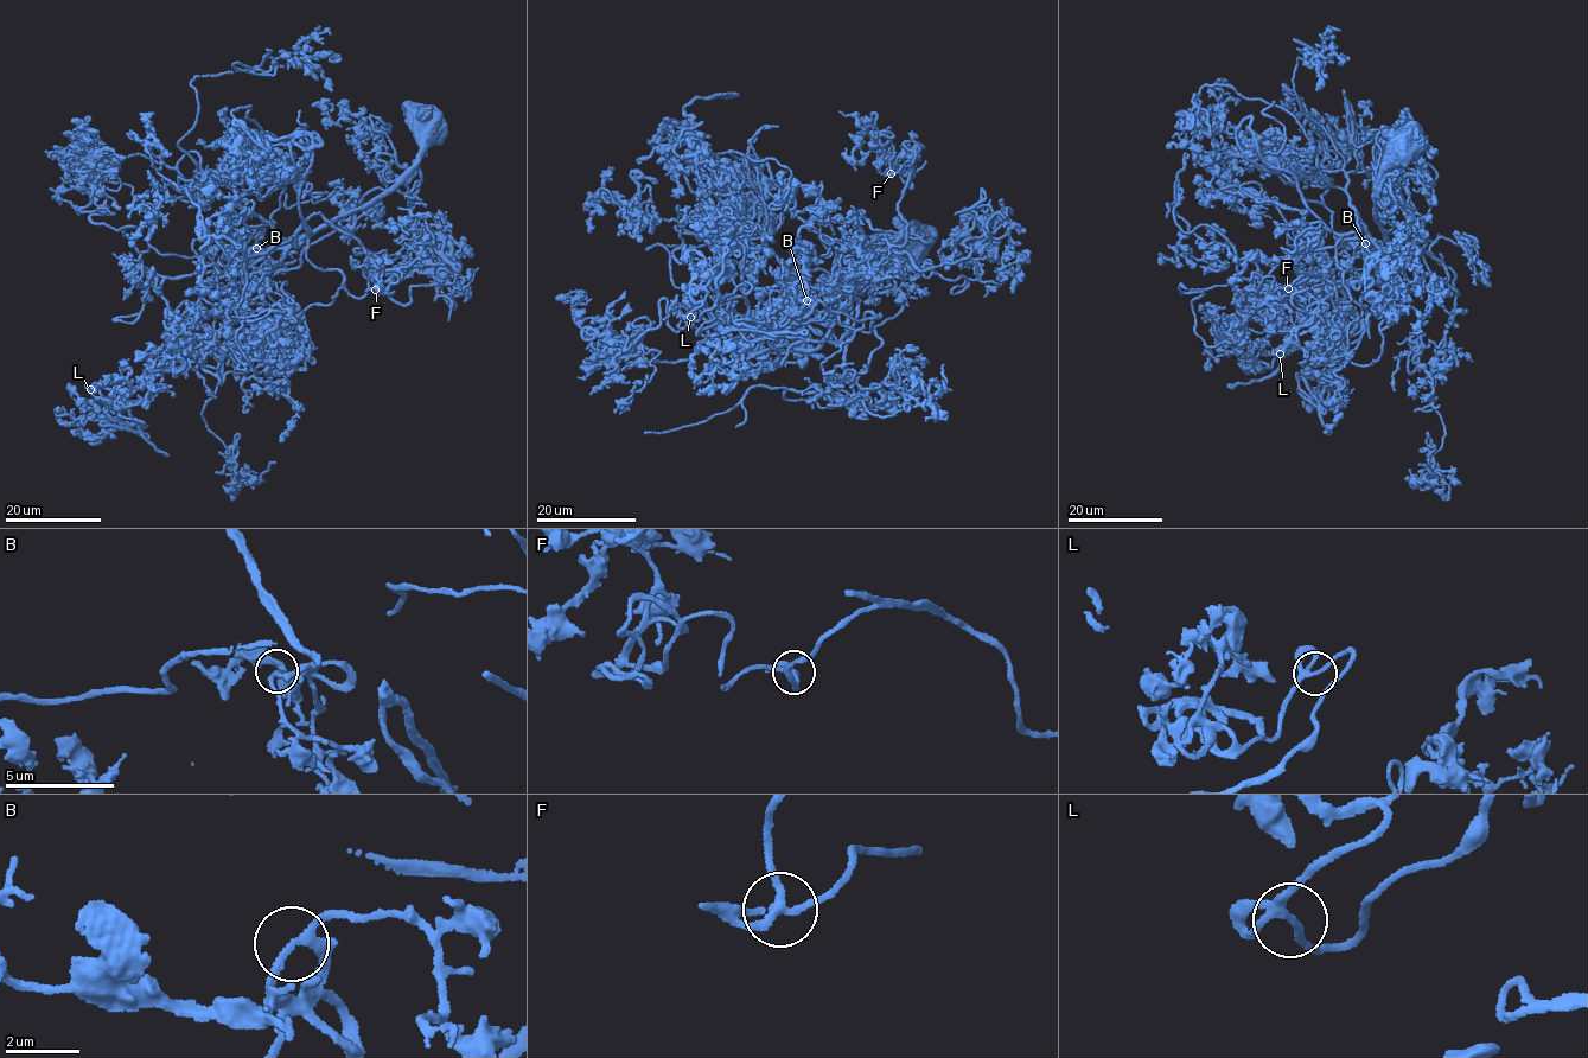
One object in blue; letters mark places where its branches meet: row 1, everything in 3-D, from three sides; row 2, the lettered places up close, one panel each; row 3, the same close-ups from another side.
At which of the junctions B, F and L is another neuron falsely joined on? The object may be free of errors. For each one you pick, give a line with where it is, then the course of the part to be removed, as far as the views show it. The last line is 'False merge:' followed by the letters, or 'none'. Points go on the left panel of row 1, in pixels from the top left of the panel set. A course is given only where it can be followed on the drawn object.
False merge: none

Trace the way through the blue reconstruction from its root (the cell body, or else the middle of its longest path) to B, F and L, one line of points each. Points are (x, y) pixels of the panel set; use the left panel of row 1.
B: (425, 127), (431, 125), (416, 160), (378, 196), (240, 272), (215, 267), (237, 267), (236, 259), (256, 248)
F: (425, 127), (397, 183), (295, 236), (306, 223), (305, 256), (355, 298), (371, 274), (401, 273), (376, 290)
L: (425, 127), (413, 164), (370, 202), (240, 272), (165, 278), (167, 369), (121, 407), (90, 389)

